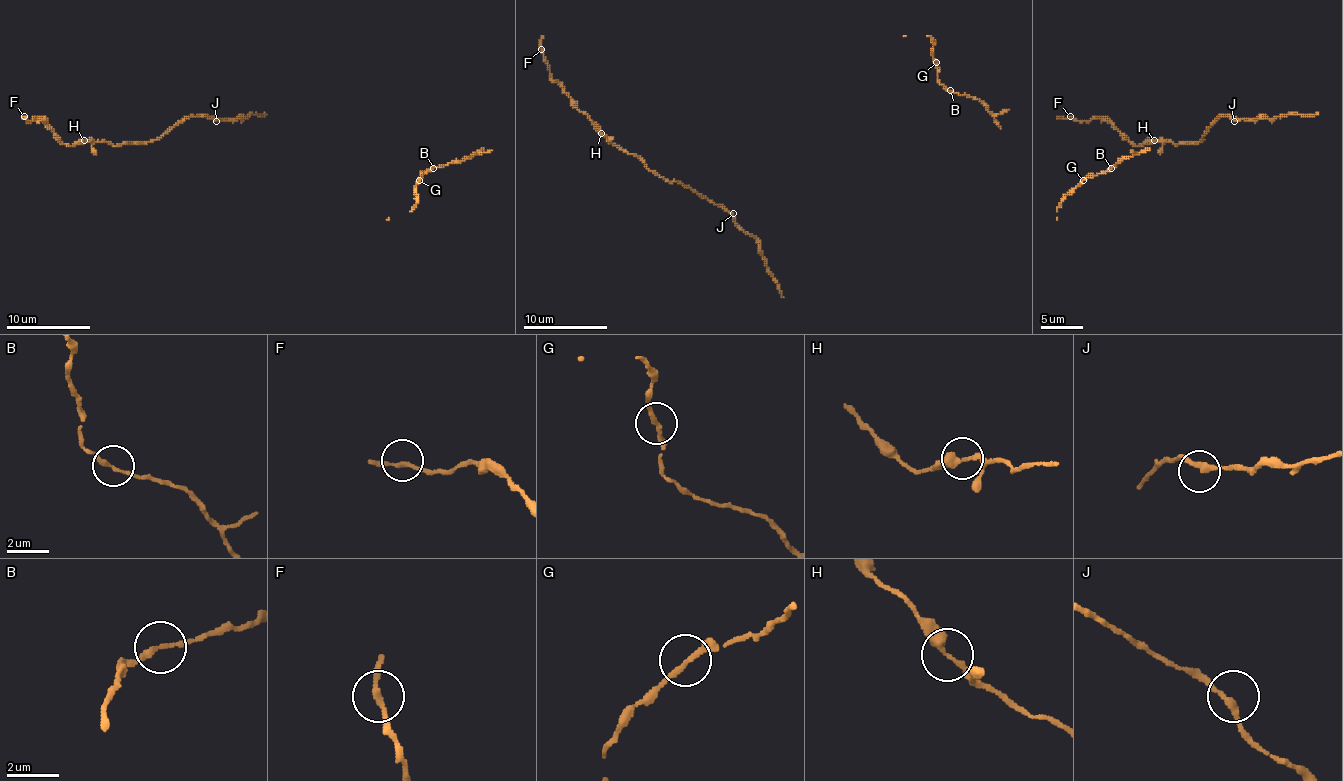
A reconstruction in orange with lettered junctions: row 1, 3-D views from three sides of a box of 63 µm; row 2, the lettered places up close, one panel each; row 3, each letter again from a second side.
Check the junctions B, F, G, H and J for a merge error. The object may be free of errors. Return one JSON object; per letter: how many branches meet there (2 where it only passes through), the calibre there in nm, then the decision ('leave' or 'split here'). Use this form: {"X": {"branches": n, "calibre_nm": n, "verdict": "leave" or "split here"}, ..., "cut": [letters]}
{"B": {"branches": 2, "calibre_nm": 200, "verdict": "leave"}, "F": {"branches": 2, "calibre_nm": 200, "verdict": "leave"}, "G": {"branches": 2, "calibre_nm": 200, "verdict": "leave"}, "H": {"branches": 2, "calibre_nm": 320, "verdict": "leave"}, "J": {"branches": 2, "calibre_nm": 240, "verdict": "leave"}, "cut": []}

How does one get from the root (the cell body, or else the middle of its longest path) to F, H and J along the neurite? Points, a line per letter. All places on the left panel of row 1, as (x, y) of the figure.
F: (237, 119), (191, 116), (148, 142), (66, 146), (41, 119), (24, 116)
H: (237, 119), (182, 119), (148, 142), (125, 142), (113, 146), (106, 142), (83, 140)
J: (237, 119), (216, 121)

